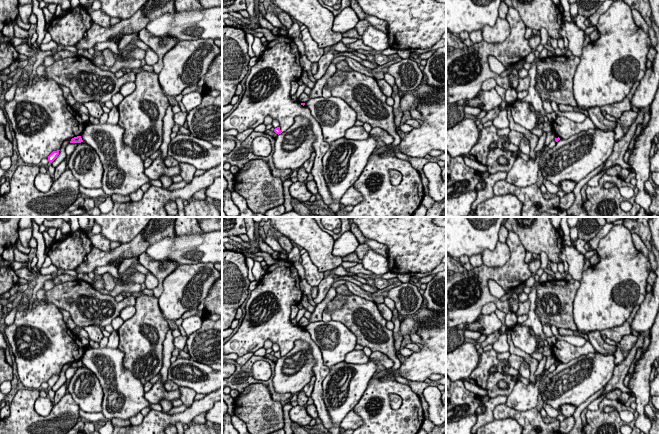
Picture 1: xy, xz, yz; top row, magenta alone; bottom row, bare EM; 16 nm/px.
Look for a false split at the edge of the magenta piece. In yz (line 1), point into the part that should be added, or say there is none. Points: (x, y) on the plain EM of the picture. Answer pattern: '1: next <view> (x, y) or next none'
1: next none

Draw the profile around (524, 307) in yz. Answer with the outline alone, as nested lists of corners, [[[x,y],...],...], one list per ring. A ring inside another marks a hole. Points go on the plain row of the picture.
[[[529,299],[525,302],[520,302],[518,310],[516,312],[517,318],[521,315],[527,315],[529,313],[530,306],[531,306],[531,302]]]

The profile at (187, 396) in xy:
[[[179,387],[178,390],[181,393],[180,399],[183,403],[183,405],[185,405],[187,408],[189,408],[193,404],[194,398],[197,393],[187,387]]]

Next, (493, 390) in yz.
[[[496,372],[489,376],[487,386],[484,388],[487,391],[487,396],[491,399],[499,395],[508,396],[512,392],[515,384],[519,380],[513,380],[511,375],[503,375],[499,372]],[[504,380],[507,382],[508,387],[506,389],[501,389],[498,387],[498,382]]]

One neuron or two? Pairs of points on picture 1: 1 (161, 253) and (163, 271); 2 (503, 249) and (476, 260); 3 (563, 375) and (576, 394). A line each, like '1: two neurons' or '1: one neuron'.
1: two neurons
2: two neurons
3: one neuron

